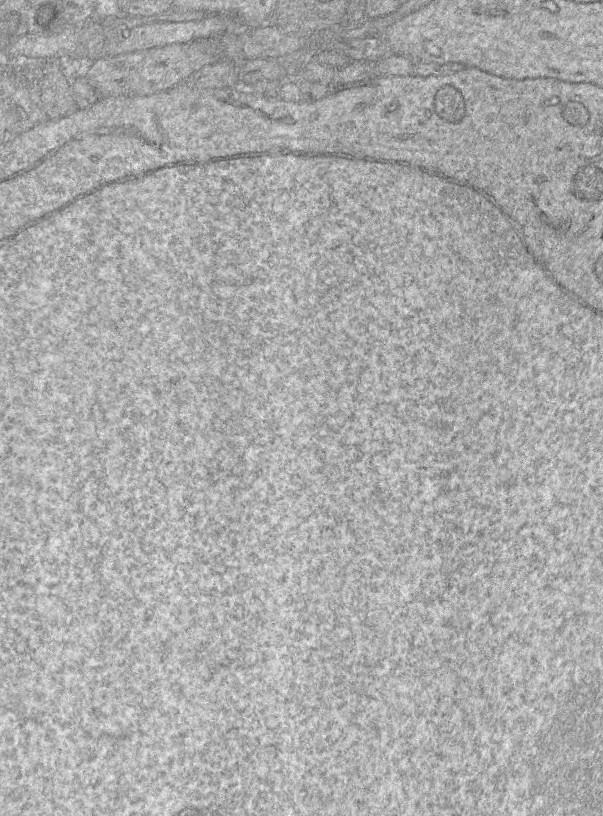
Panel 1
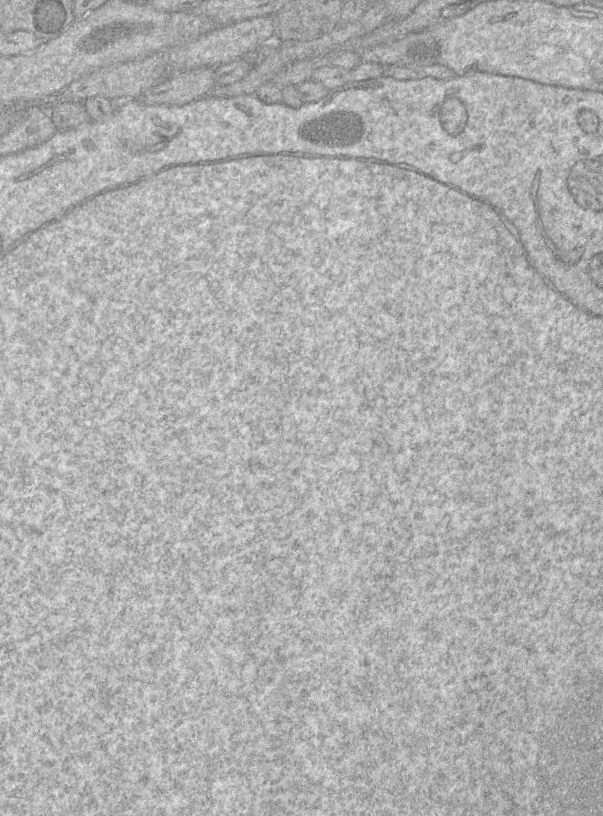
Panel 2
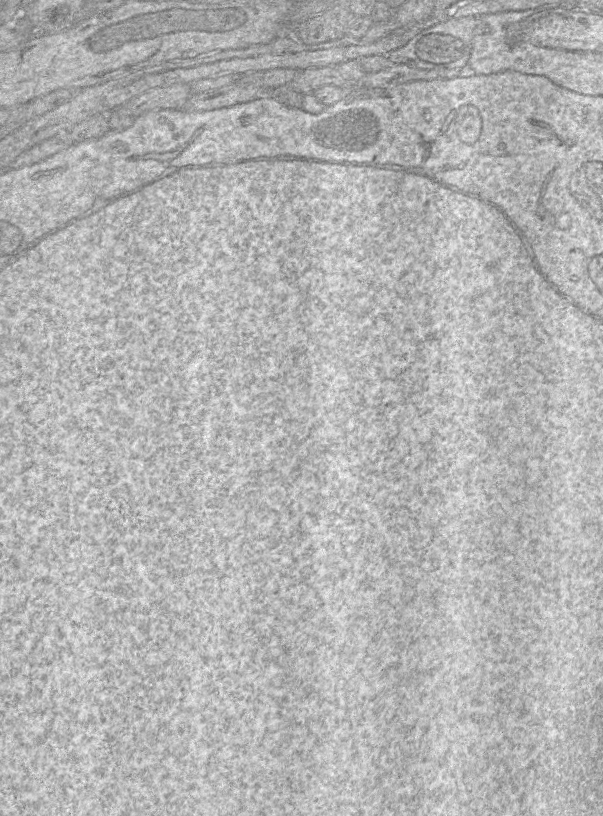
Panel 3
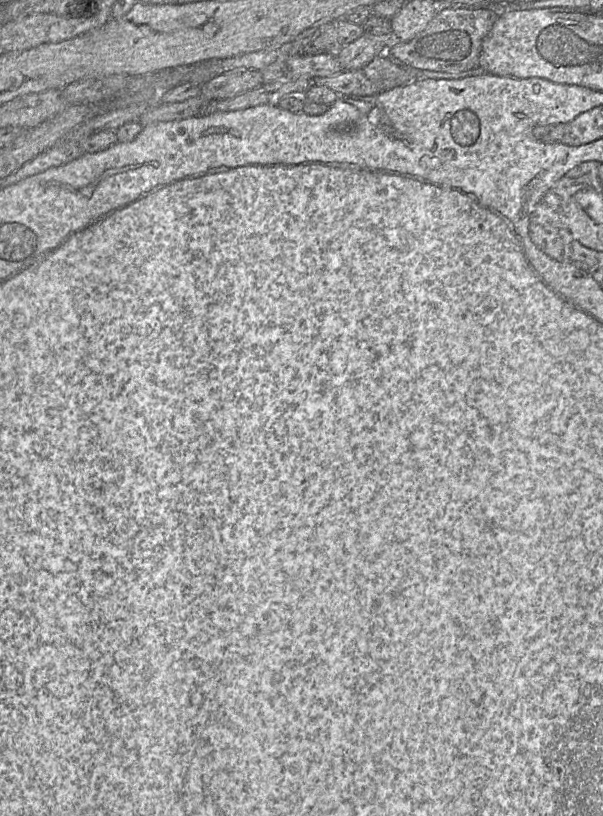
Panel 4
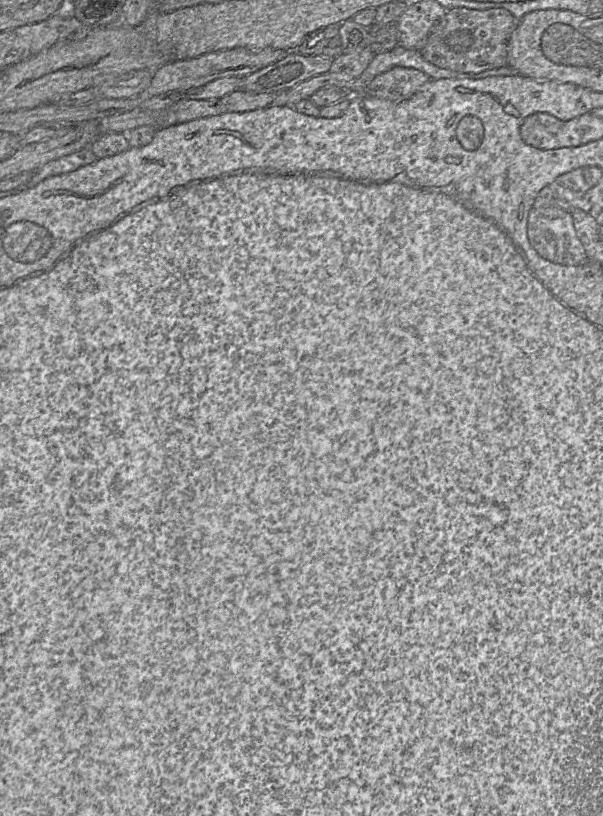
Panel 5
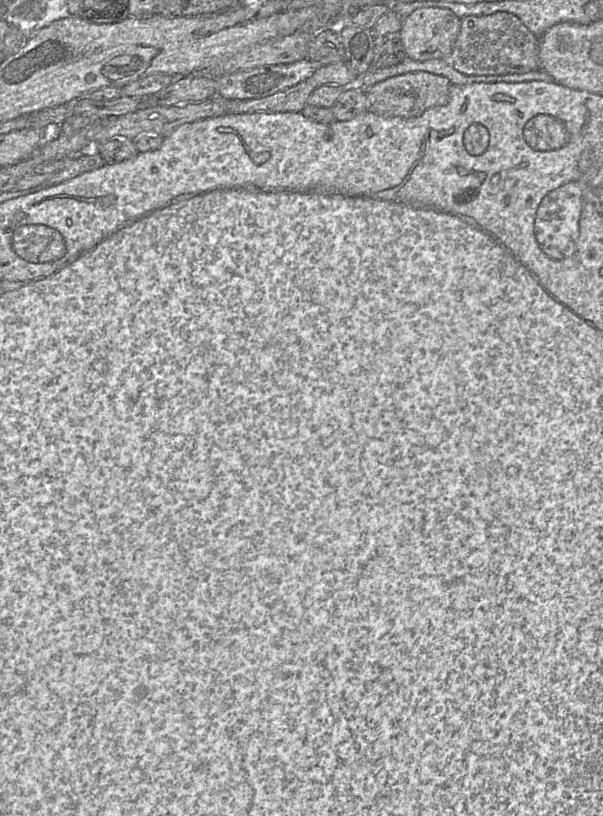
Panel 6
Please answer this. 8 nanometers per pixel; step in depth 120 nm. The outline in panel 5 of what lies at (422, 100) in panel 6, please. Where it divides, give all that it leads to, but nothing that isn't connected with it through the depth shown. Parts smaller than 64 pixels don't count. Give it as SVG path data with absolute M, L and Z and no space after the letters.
M397 66L377 75L366 86L365 94L393 102L401 102L412 97L430 80L430 77L424 72Z

